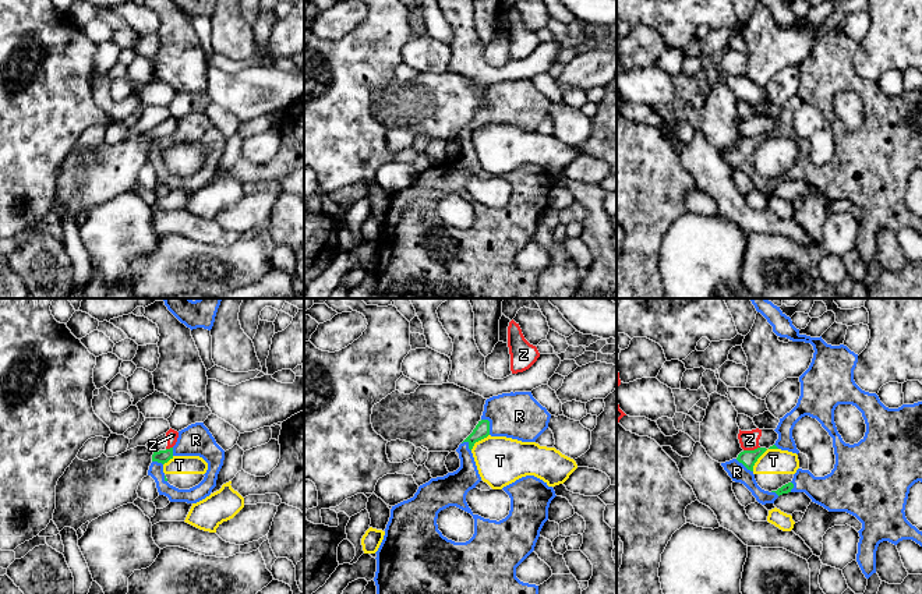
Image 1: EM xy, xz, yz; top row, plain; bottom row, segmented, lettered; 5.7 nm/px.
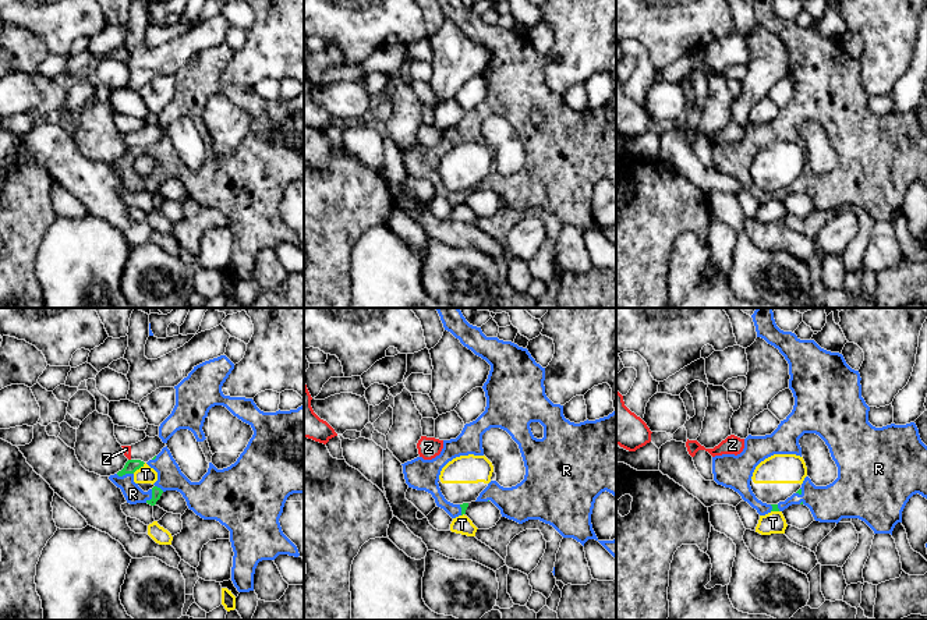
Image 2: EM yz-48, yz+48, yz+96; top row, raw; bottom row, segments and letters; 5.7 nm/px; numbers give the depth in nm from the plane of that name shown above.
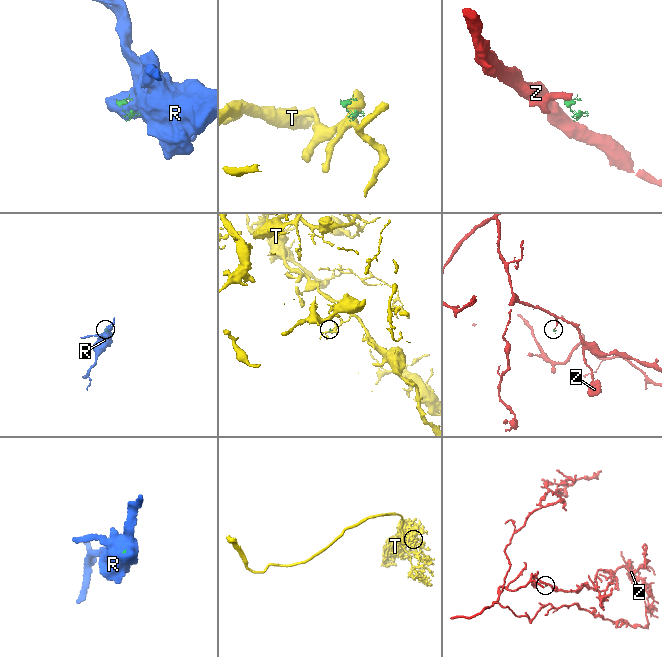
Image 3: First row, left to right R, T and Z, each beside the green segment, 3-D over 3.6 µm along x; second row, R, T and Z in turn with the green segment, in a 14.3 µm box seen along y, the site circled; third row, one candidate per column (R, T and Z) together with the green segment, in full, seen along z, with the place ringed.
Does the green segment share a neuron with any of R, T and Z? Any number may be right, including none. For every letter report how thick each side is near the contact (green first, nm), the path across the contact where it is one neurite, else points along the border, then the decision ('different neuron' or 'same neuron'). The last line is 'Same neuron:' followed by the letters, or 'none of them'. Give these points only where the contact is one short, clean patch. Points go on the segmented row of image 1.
R: 90/280 nm | same neuron
T: 100/140 nm | different neuron
Z: 100/110 nm | along yz (759, 446), (744, 451) | different neuron
Same neuron: R

